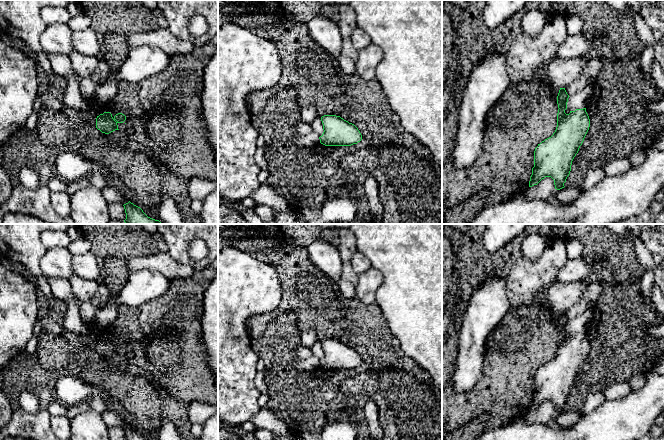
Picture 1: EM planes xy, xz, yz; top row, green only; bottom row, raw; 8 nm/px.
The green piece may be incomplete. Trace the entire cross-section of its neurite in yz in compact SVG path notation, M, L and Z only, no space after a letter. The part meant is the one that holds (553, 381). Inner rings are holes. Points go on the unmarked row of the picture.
M560 312L557 320L557 351L553 359L542 365L534 375L534 391L529 411L545 401L554 404L555 413L564 412L574 381L579 375L590 351L586 332L565 337L569 319Z

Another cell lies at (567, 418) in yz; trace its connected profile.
M564 411L560 414L555 413L551 420L553 420L560 427L569 427L578 422L584 415L577 411Z

